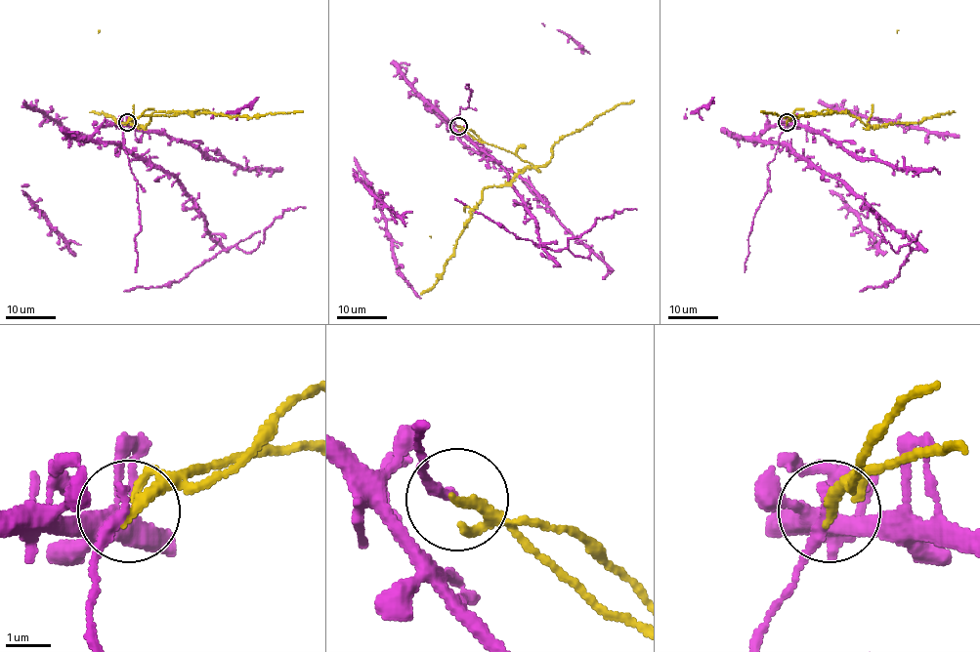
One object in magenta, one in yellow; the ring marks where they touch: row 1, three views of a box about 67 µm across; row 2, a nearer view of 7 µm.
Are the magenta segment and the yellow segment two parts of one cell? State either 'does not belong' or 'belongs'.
does not belong

